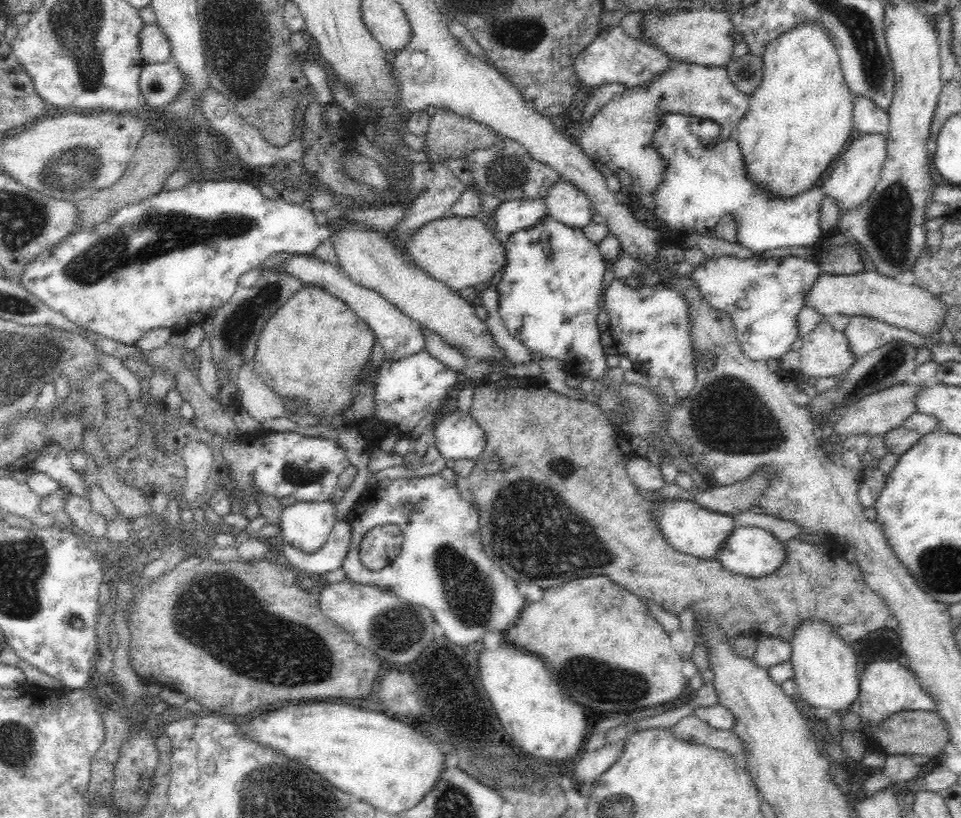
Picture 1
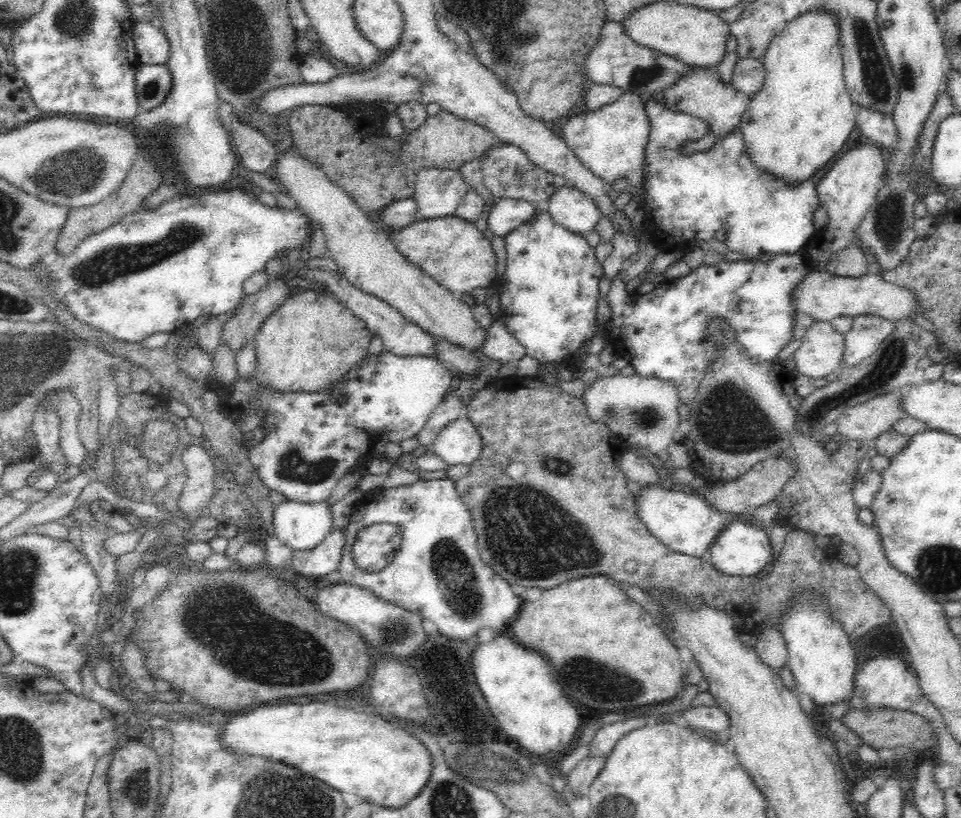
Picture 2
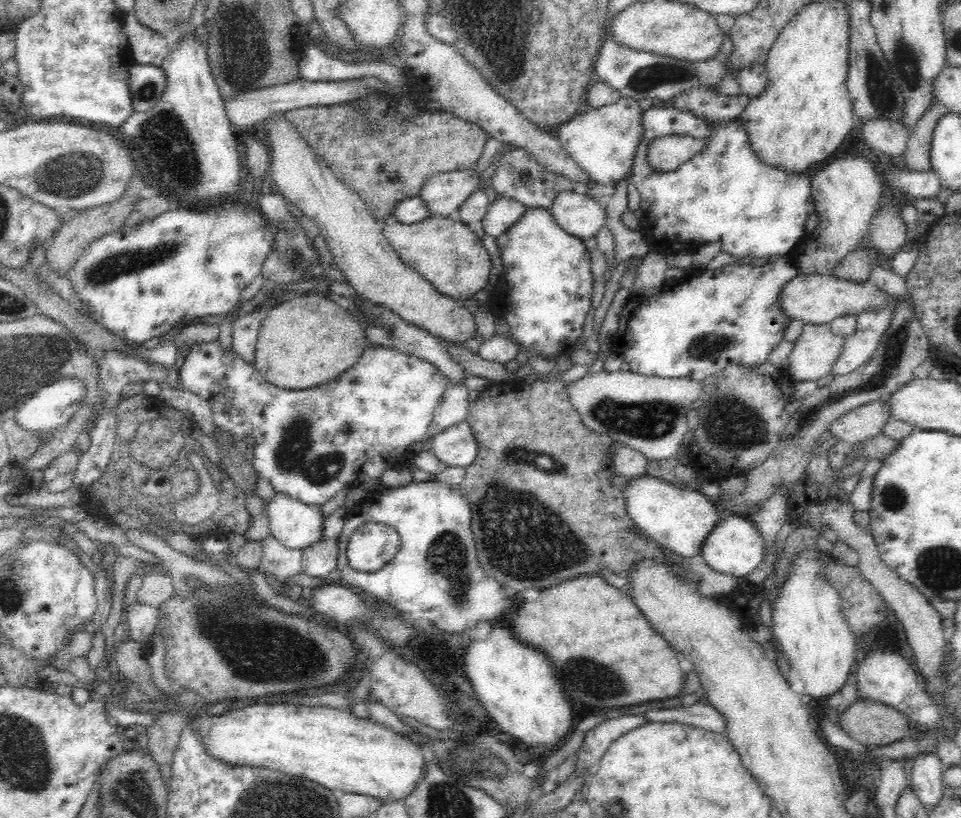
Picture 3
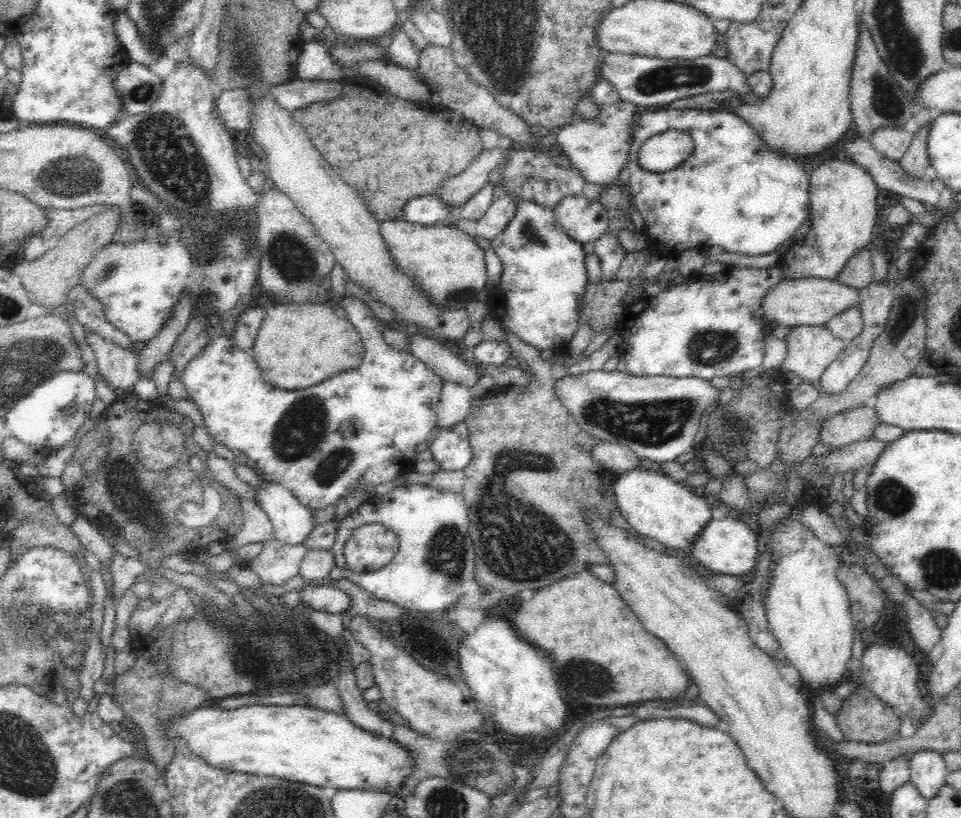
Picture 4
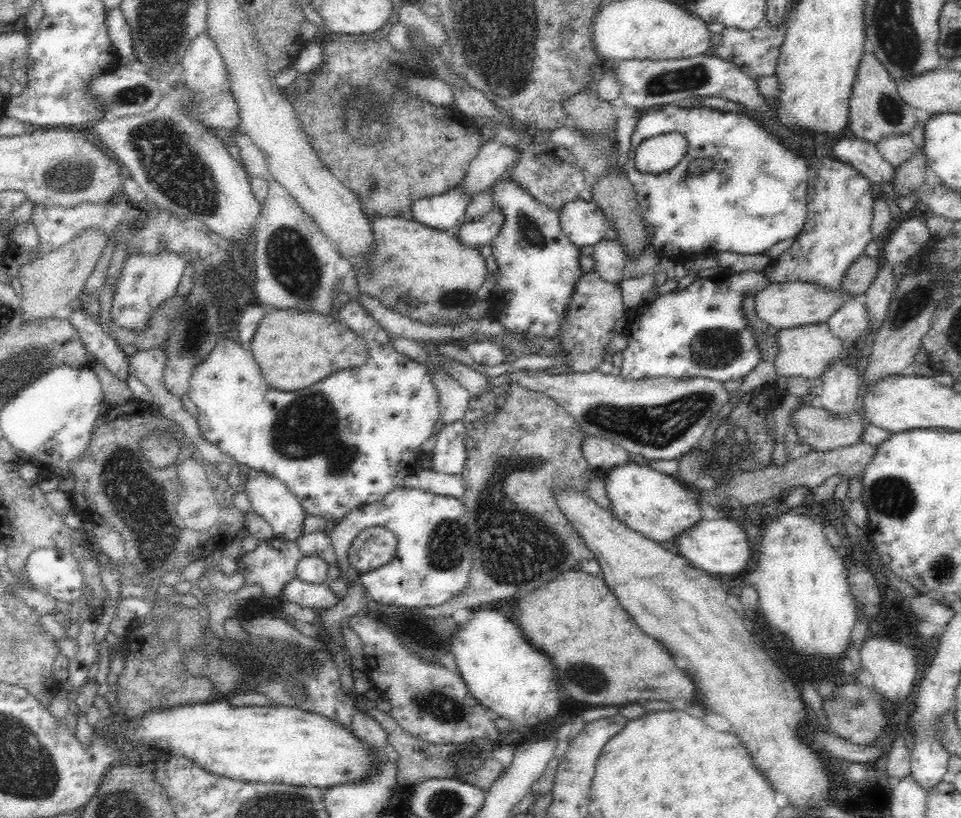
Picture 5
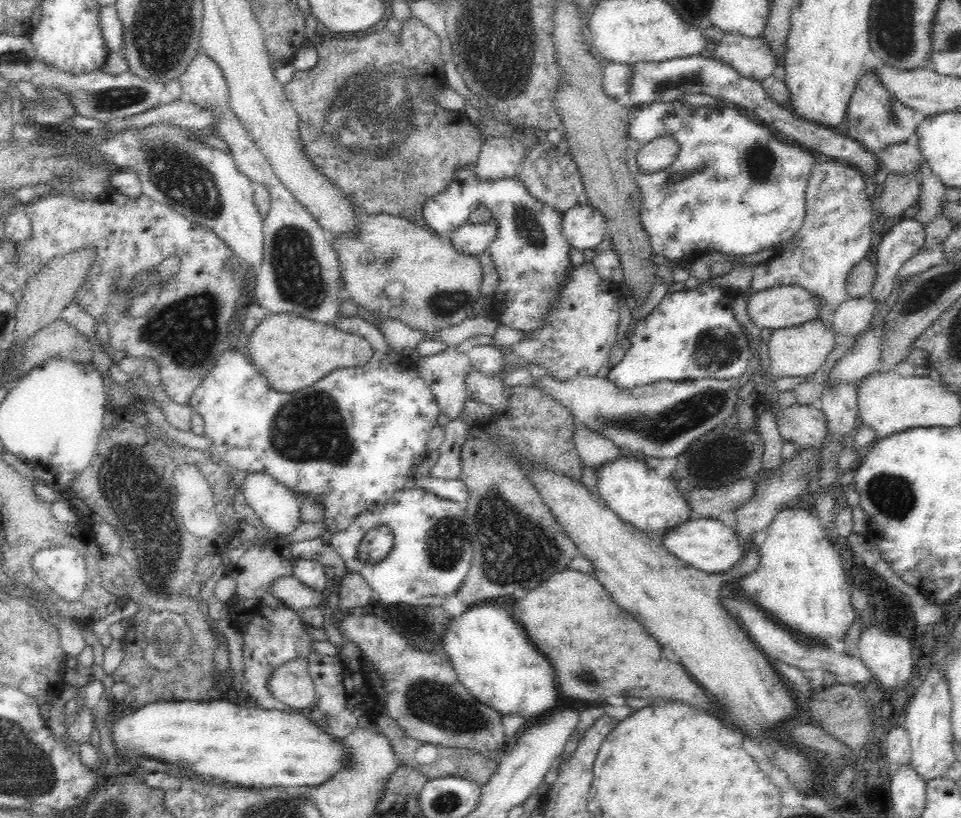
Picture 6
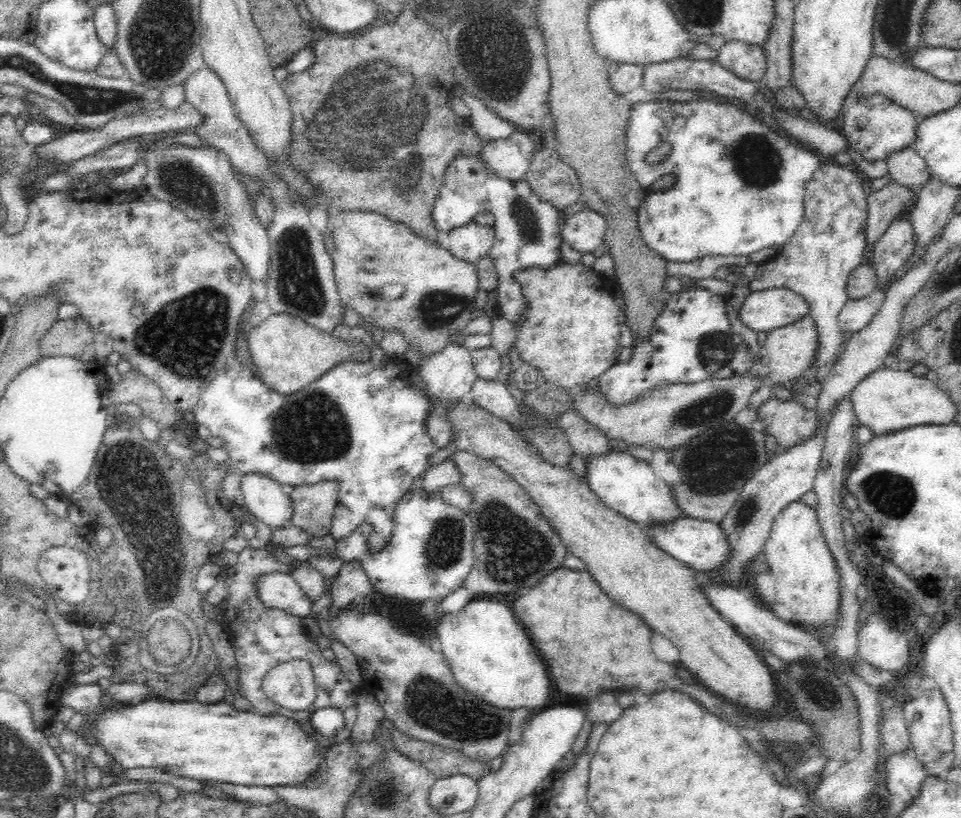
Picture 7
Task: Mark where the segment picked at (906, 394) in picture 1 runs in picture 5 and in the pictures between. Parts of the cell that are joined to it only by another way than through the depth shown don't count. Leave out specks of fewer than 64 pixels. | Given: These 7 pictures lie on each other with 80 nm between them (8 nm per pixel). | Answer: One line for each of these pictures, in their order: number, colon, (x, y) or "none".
2: (865, 421)
3: (866, 421)
4: (856, 424)
5: (822, 431)

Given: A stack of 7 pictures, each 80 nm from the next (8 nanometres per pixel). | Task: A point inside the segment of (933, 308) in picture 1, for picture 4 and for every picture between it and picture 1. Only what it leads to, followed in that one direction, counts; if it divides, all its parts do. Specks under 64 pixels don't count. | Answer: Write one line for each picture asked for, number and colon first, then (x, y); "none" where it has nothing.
2: (823, 296)
3: (813, 299)
4: (812, 301)

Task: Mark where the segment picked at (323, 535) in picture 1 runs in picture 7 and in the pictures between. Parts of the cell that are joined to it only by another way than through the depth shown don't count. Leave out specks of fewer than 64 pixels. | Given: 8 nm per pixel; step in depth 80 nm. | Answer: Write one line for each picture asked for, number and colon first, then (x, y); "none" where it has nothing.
2: (300, 526)
3: (296, 525)
4: (291, 521)
5: (270, 498)
6: (277, 506)
7: (266, 499)

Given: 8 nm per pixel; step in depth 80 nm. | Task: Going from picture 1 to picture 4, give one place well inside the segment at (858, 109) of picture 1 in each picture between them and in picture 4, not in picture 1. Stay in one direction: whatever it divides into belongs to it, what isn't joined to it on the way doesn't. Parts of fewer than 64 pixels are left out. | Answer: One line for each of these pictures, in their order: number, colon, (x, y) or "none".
2: (879, 128)
3: (890, 138)
4: (892, 142)

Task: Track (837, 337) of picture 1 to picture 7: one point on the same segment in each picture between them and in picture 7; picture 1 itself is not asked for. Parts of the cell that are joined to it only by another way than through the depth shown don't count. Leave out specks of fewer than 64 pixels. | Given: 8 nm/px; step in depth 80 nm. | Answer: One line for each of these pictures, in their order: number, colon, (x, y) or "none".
2: (821, 349)
3: (816, 350)
4: (810, 349)
5: (805, 351)
6: (798, 351)
7: (790, 350)

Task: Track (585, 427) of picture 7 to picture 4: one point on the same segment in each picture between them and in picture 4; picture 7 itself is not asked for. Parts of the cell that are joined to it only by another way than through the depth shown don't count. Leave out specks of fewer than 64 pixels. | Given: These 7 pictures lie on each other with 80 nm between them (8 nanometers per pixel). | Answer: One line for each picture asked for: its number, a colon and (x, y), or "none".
4: (615, 457)
5: (601, 454)
6: (594, 449)

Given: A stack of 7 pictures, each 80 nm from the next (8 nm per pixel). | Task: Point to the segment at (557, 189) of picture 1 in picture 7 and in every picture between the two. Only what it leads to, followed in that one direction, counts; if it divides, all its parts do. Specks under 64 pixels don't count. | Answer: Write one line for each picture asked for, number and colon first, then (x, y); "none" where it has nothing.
2: (571, 208)
3: (581, 216)
4: (585, 221)
5: (584, 223)
6: (583, 227)
7: (584, 230)

